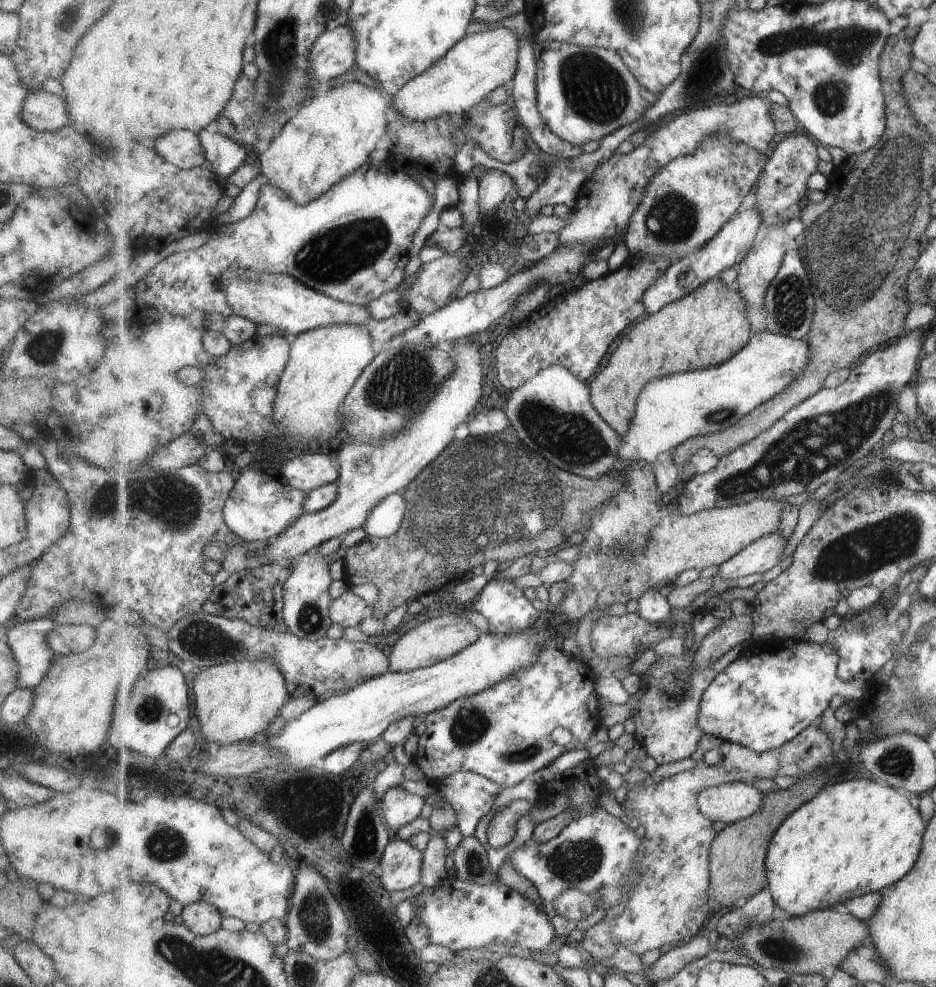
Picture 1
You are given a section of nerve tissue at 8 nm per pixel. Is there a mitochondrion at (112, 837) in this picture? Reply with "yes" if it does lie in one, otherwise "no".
no

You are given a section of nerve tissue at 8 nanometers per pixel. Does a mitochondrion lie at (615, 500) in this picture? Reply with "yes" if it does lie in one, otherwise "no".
no

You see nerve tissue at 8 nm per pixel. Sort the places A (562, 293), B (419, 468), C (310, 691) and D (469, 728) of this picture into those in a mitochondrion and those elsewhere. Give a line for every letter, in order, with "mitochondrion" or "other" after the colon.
A: other
B: mitochondrion
C: other
D: mitochondrion

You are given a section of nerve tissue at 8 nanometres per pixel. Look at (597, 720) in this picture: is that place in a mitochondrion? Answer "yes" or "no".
no

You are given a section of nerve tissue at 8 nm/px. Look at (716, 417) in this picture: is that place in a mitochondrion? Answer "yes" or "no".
yes

